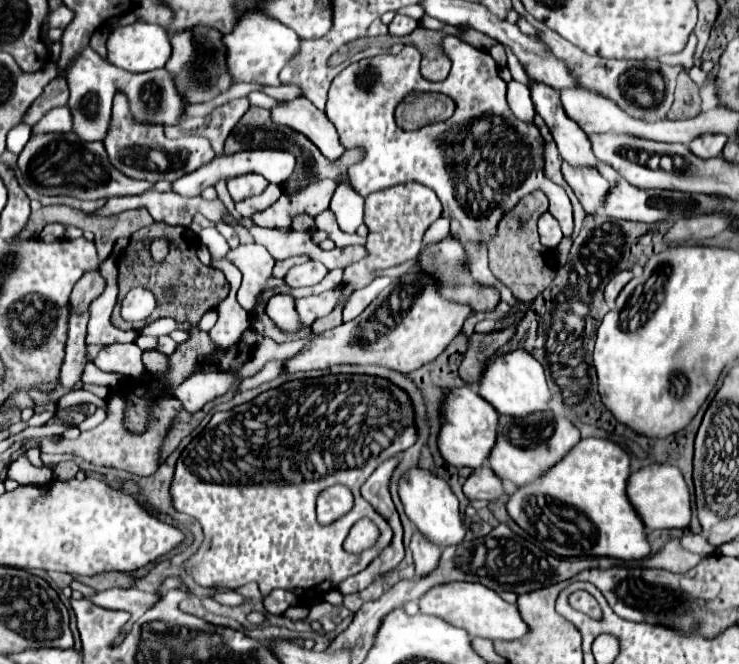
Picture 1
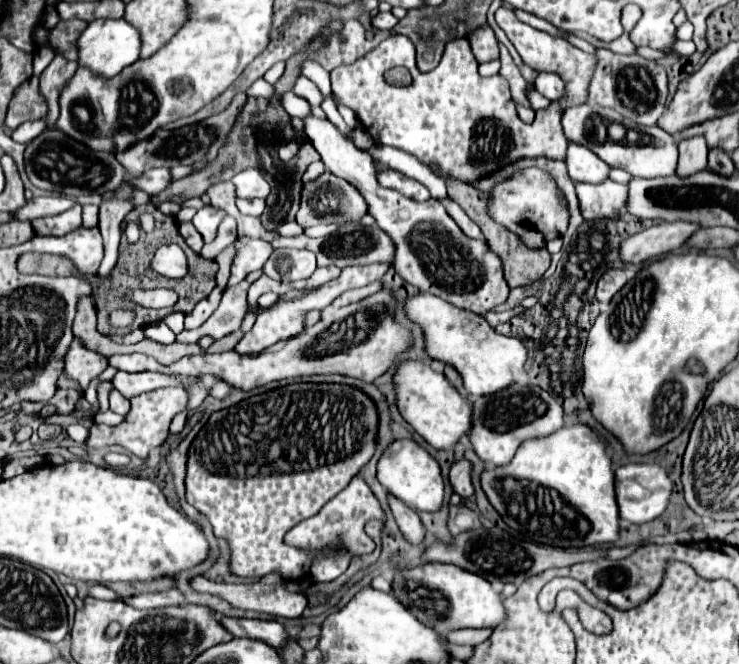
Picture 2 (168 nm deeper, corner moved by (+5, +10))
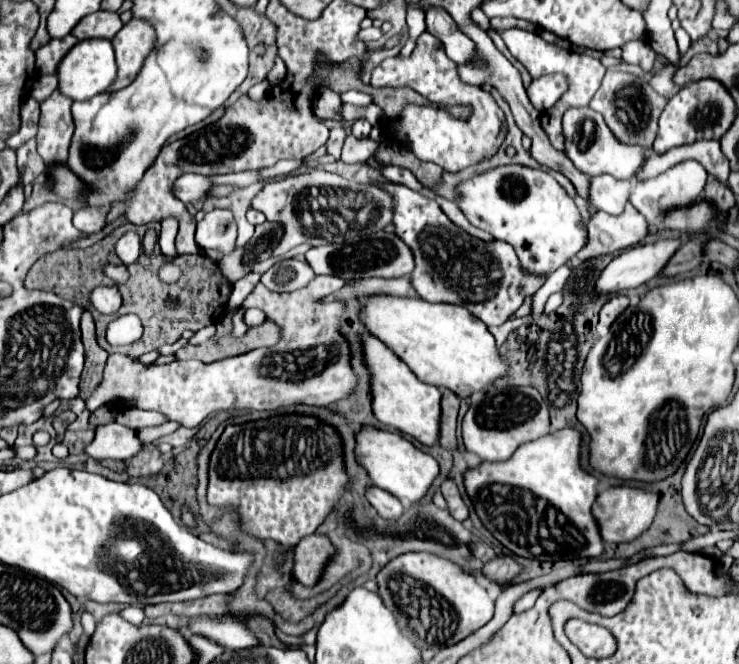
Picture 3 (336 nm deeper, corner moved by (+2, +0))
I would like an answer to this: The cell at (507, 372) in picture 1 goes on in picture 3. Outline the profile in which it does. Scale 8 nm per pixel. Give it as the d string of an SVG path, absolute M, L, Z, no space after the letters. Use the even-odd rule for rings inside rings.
M373 296L363 304L363 322L369 332L385 342L417 374L421 382L449 388L459 398L483 392L495 380L509 374L509 362L501 356L493 334L467 308L431 304L421 298Z

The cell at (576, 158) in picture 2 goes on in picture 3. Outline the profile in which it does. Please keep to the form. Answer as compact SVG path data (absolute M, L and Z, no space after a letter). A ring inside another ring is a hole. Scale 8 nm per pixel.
M609 174L589 178L589 202L609 214L621 214L631 186L629 180L617 180Z

